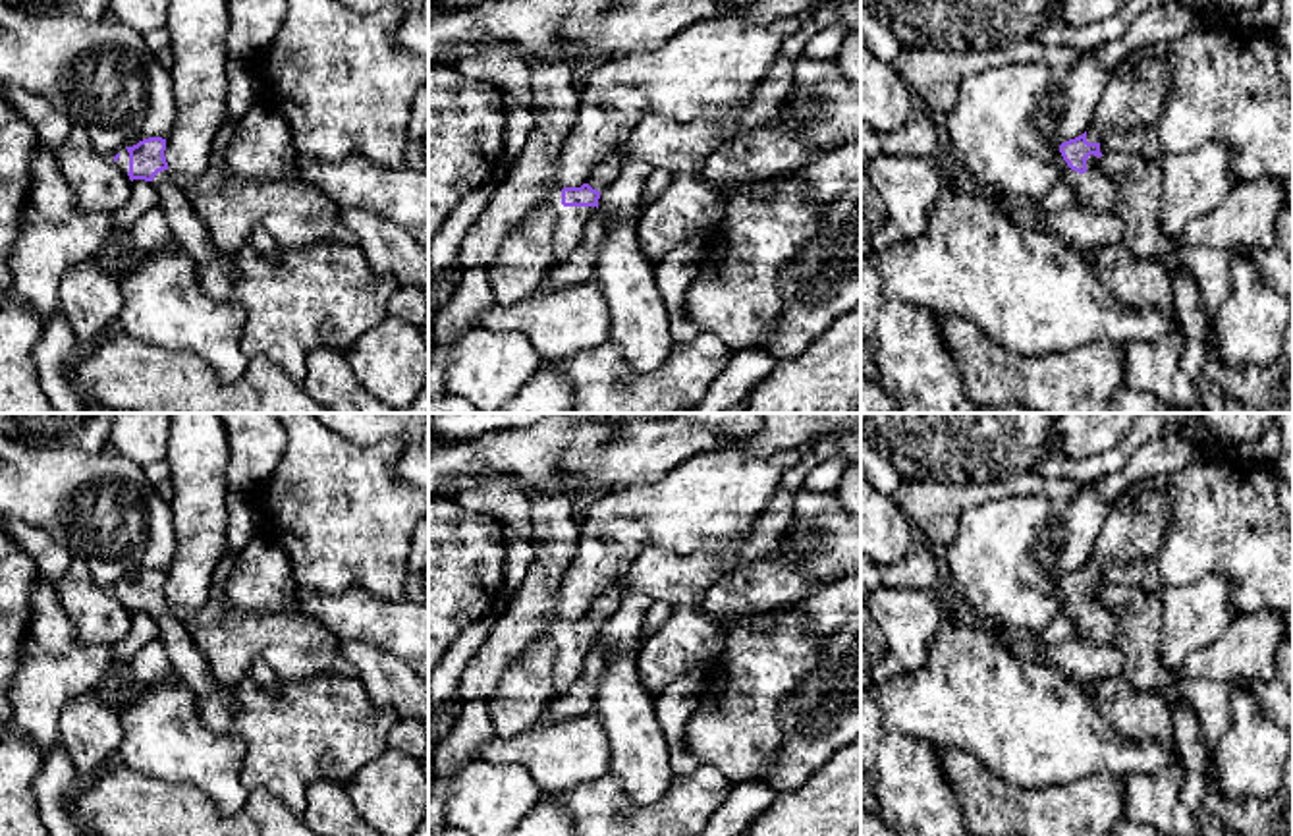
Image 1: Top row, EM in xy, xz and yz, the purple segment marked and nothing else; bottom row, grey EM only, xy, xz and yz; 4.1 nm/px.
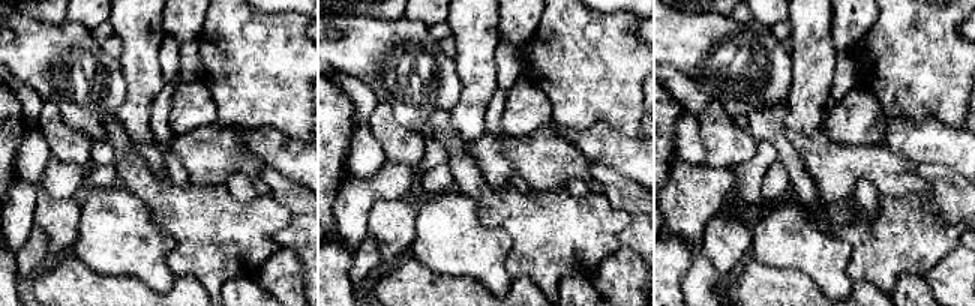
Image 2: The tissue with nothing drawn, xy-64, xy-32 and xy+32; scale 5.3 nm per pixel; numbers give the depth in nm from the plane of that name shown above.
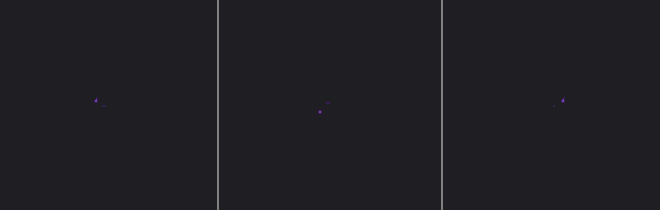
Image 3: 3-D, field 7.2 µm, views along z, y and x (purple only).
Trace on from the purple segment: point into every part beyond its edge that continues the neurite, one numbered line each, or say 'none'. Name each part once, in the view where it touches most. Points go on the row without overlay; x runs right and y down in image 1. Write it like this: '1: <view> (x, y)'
1: yz (1095, 622)

